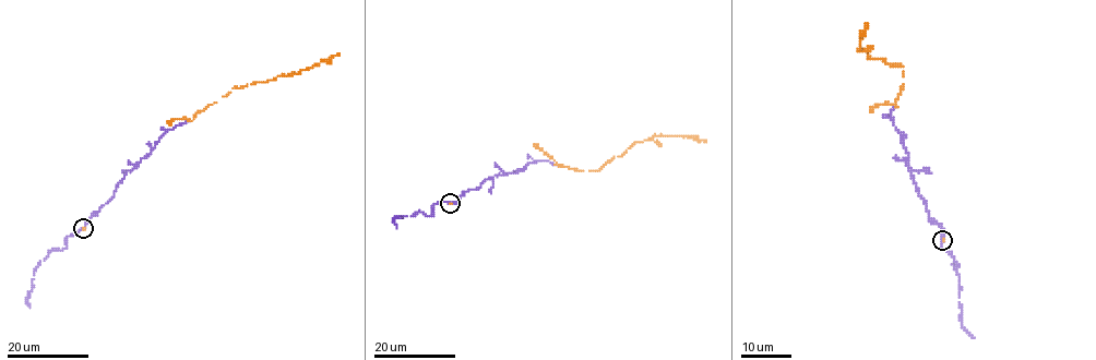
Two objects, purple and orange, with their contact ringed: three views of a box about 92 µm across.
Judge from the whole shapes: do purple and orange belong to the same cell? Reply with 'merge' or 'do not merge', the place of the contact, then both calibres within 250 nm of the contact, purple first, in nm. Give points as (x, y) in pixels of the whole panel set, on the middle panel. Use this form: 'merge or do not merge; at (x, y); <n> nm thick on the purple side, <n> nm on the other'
merge; at (450, 203); 240 nm thick on the purple side, 240 nm on the other

